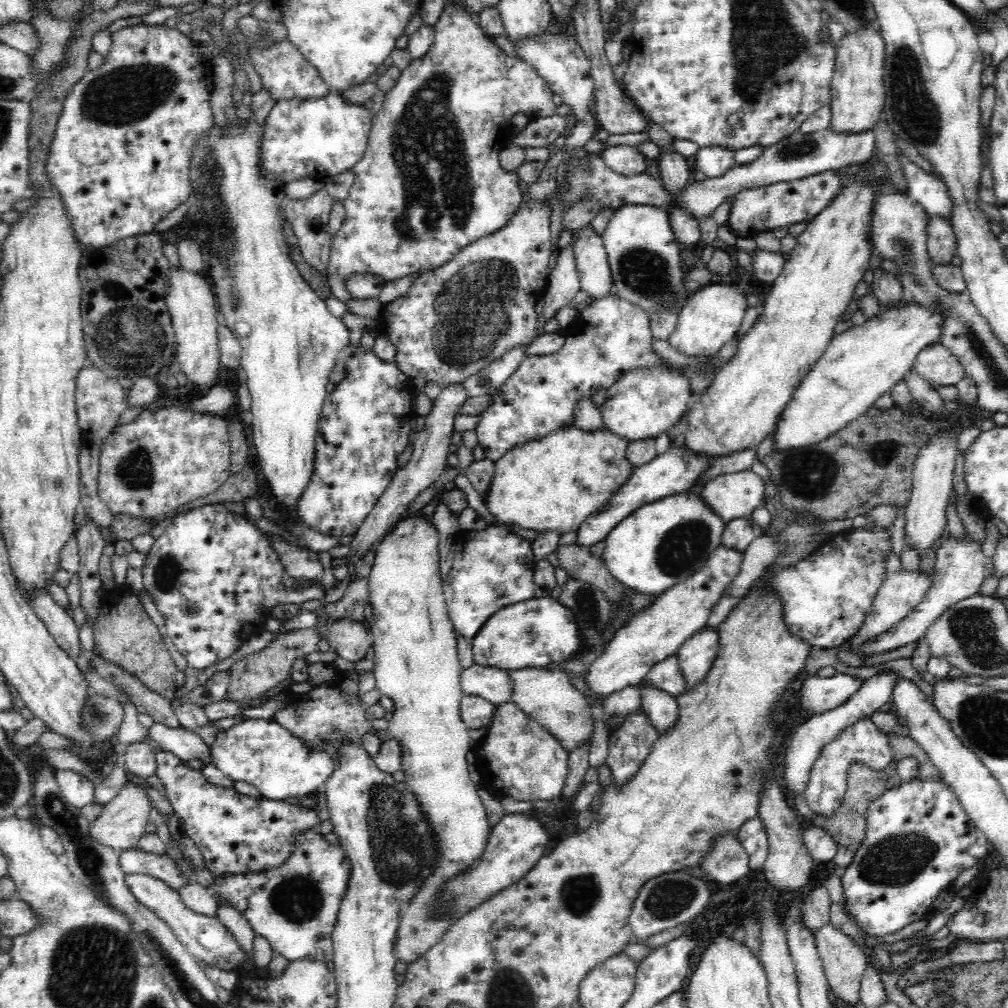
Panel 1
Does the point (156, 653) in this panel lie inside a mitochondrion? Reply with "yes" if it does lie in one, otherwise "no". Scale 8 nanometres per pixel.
no

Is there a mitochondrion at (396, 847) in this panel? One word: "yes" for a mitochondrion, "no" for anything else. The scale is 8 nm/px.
yes

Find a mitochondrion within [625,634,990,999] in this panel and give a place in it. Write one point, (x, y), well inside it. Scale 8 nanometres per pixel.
(897, 860)

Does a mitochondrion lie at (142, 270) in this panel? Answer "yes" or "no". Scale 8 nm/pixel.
no

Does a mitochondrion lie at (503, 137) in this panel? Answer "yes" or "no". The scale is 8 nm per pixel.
no

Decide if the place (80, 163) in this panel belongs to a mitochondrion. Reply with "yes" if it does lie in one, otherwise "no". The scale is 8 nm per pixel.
no

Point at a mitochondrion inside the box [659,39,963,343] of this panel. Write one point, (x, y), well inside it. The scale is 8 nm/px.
(914, 110)

